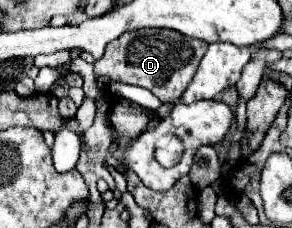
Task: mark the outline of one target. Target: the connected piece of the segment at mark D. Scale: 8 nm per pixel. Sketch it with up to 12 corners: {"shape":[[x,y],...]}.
{"shape":[[169,28],[125,32],[95,76],[173,104],[205,42]]}

